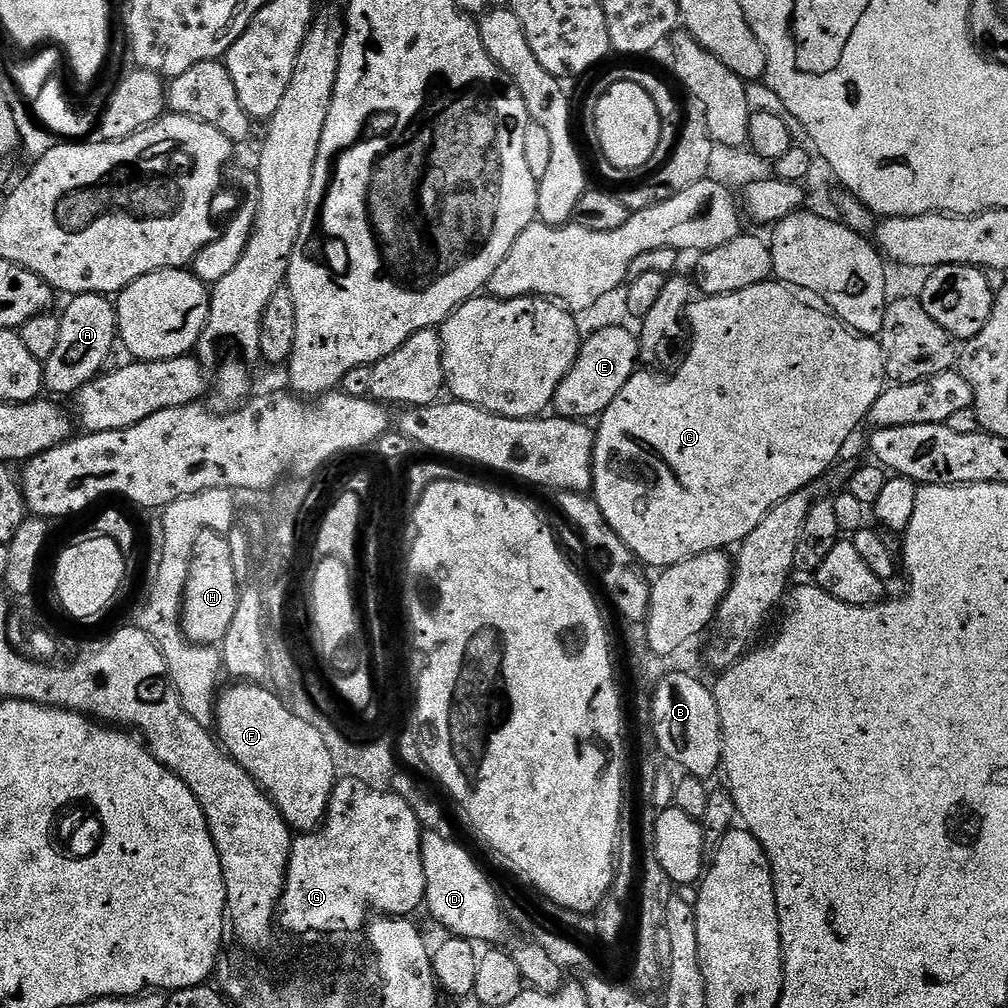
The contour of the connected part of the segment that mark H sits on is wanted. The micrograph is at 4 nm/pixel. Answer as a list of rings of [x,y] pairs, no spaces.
[[[203,532],[194,546],[192,560],[192,576],[188,580],[188,595],[184,598],[184,632],[194,644],[219,645],[226,638],[226,630],[230,630],[230,622],[234,622],[234,614],[240,605],[242,589],[238,586],[238,578],[234,574],[230,542],[222,532]]]

